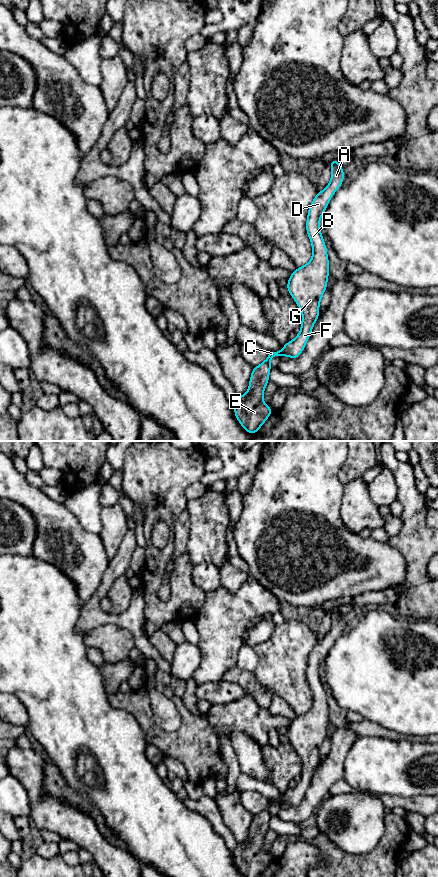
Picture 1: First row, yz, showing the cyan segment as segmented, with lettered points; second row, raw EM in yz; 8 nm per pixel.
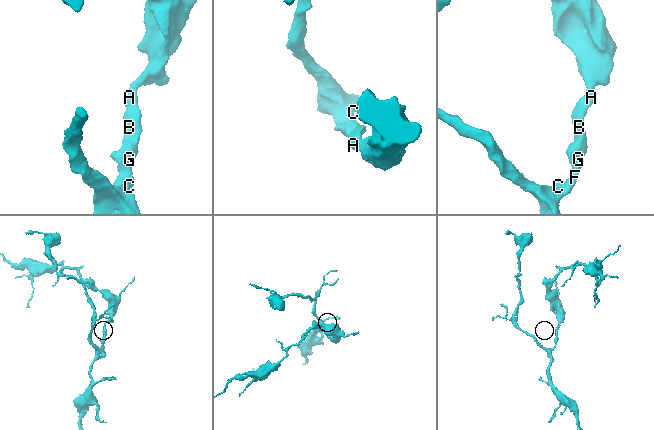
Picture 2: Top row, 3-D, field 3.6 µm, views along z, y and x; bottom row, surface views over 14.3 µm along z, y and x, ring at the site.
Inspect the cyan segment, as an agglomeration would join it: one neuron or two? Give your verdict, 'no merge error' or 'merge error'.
no merge error

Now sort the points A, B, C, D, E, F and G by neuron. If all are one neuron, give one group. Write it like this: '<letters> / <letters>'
A B C D E F G

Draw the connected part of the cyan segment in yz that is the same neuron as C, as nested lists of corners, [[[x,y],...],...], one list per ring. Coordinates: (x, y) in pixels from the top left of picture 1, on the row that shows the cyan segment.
[[[334,158],[330,162],[331,166],[331,181],[322,192],[318,192],[308,209],[306,222],[306,231],[312,244],[313,254],[309,263],[296,268],[288,279],[287,289],[289,294],[296,301],[297,306],[302,312],[302,324],[300,333],[292,341],[288,341],[282,351],[268,351],[268,356],[264,362],[257,367],[254,367],[249,381],[248,392],[243,396],[236,397],[234,402],[234,413],[241,426],[251,435],[256,434],[259,428],[265,423],[267,418],[272,414],[273,409],[263,402],[263,394],[267,383],[269,382],[269,373],[271,370],[271,359],[273,356],[289,356],[291,359],[296,359],[304,350],[304,347],[311,335],[312,327],[319,318],[319,304],[323,293],[327,289],[327,280],[329,276],[329,260],[327,256],[327,248],[320,231],[320,219],[323,216],[331,197],[340,188],[345,172],[338,163],[338,158]]]

